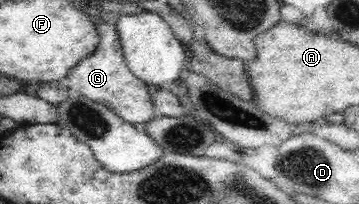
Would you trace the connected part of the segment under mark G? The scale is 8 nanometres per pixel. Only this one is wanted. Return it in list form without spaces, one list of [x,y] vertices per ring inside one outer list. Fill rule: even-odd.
[[[109,18],[98,20],[97,31],[98,46],[90,55],[71,68],[67,76],[69,78],[68,88],[76,96],[82,95],[95,103],[103,104],[123,121],[142,127],[155,118],[148,88],[143,81],[131,73],[130,68],[127,68],[116,25],[109,22]]]

